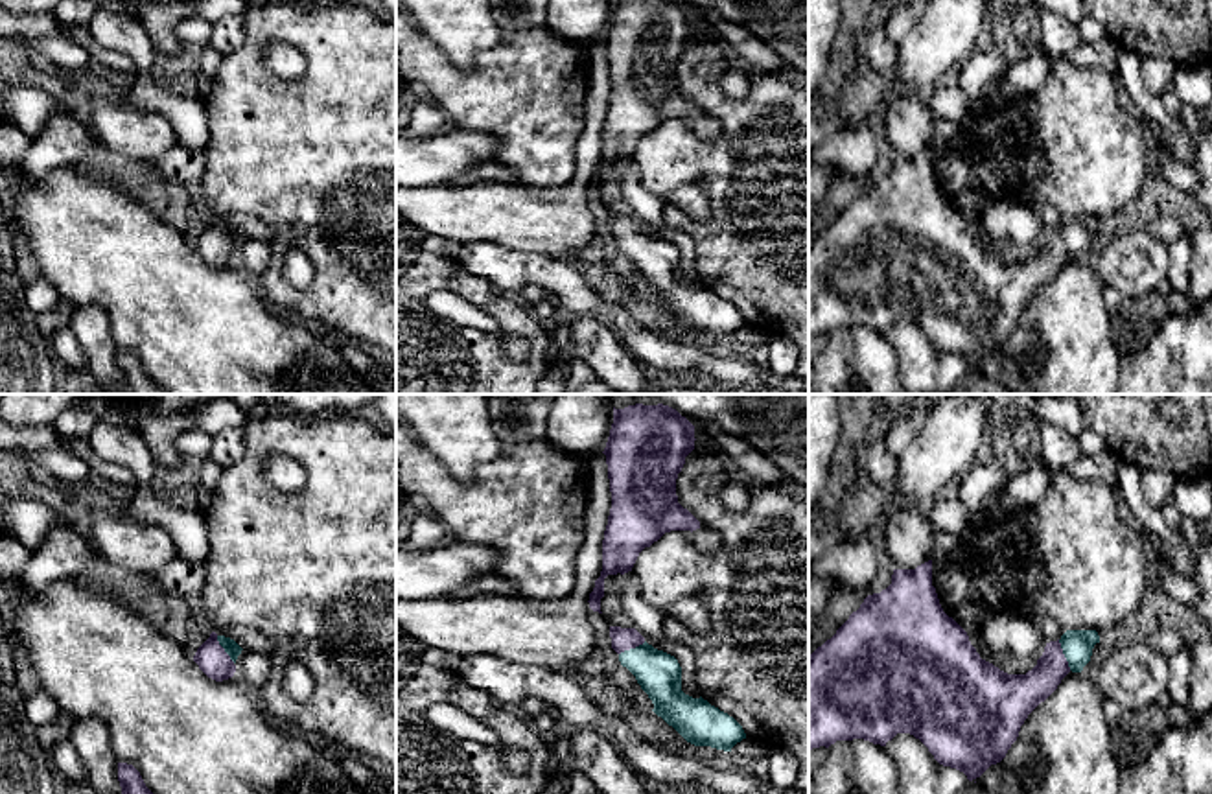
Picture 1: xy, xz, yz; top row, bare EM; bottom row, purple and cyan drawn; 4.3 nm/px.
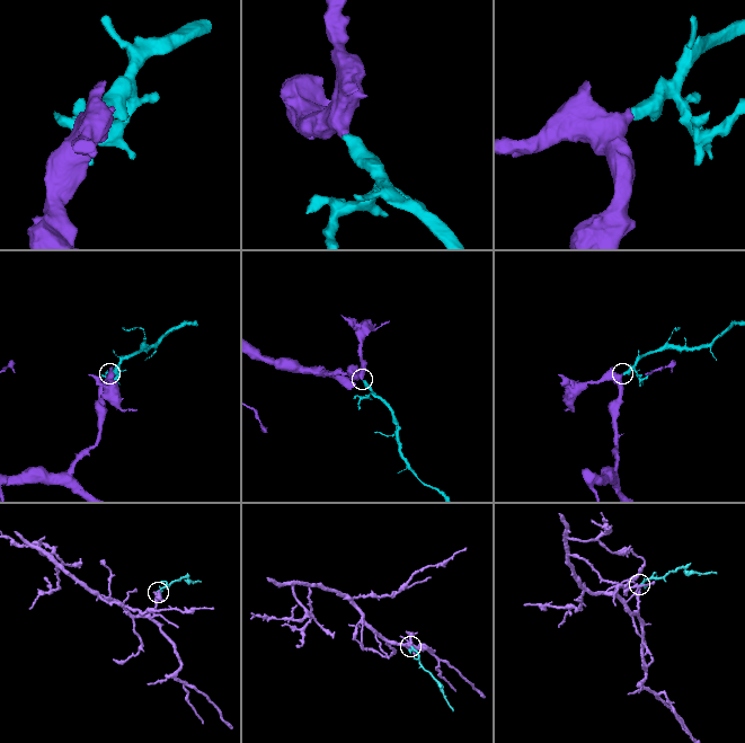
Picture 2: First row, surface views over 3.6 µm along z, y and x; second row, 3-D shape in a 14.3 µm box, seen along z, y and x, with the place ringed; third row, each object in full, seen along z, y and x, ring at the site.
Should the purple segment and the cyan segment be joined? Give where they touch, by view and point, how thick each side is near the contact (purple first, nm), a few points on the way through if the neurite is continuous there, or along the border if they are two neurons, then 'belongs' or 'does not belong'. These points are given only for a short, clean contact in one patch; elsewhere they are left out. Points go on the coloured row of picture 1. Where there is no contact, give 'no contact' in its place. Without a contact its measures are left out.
meets purple in yz at (1063, 654); 180 nm thick on the purple side, 130 nm on the other; runs through yz (1021, 693), (1063, 654), (1076, 645); belongs

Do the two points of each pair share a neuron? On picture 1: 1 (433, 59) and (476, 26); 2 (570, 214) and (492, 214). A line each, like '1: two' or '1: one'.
1: two
2: one

